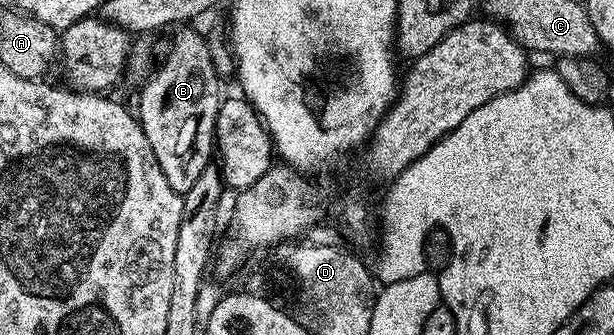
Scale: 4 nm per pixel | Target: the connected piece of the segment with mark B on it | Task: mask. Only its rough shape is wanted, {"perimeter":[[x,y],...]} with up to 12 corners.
{"perimeter":[[182,25],[136,106],[168,185],[211,166],[220,76]]}

